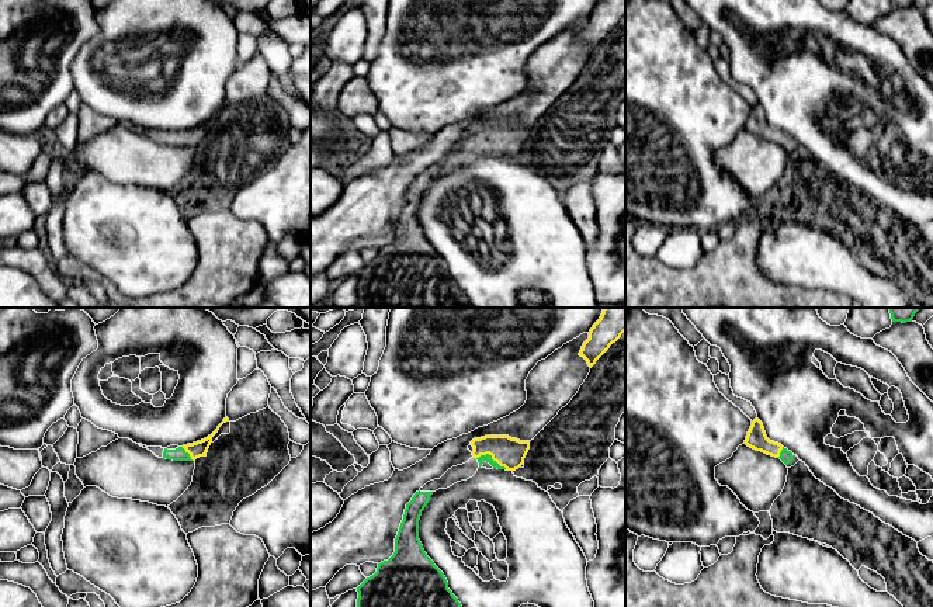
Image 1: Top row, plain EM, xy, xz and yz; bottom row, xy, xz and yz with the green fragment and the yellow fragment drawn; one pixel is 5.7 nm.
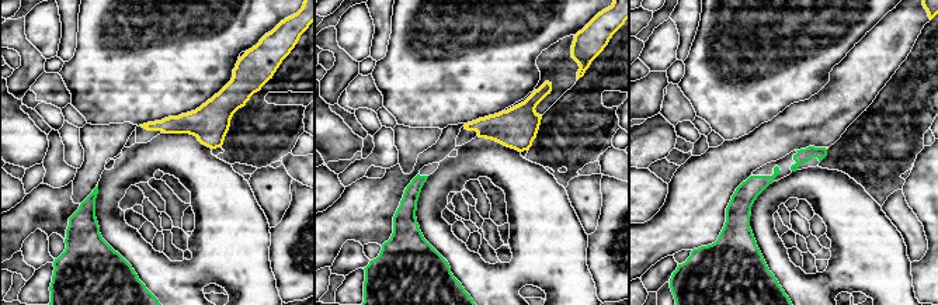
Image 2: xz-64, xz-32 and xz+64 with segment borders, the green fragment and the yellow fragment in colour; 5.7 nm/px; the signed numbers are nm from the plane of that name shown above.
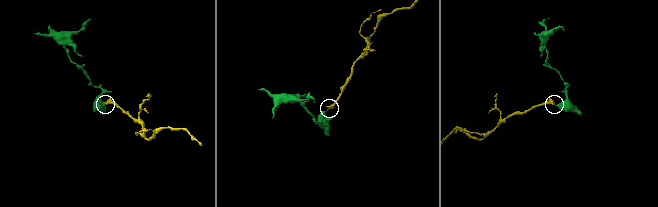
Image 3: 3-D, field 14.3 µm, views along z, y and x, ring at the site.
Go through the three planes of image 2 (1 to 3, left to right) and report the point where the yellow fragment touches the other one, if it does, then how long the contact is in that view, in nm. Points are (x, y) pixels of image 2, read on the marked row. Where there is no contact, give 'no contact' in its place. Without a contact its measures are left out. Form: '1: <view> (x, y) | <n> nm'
1: no contact
2: no contact
3: no contact

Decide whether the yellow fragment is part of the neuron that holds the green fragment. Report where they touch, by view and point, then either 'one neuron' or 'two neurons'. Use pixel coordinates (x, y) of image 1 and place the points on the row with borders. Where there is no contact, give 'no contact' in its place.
xz (491, 458) | one neuron

